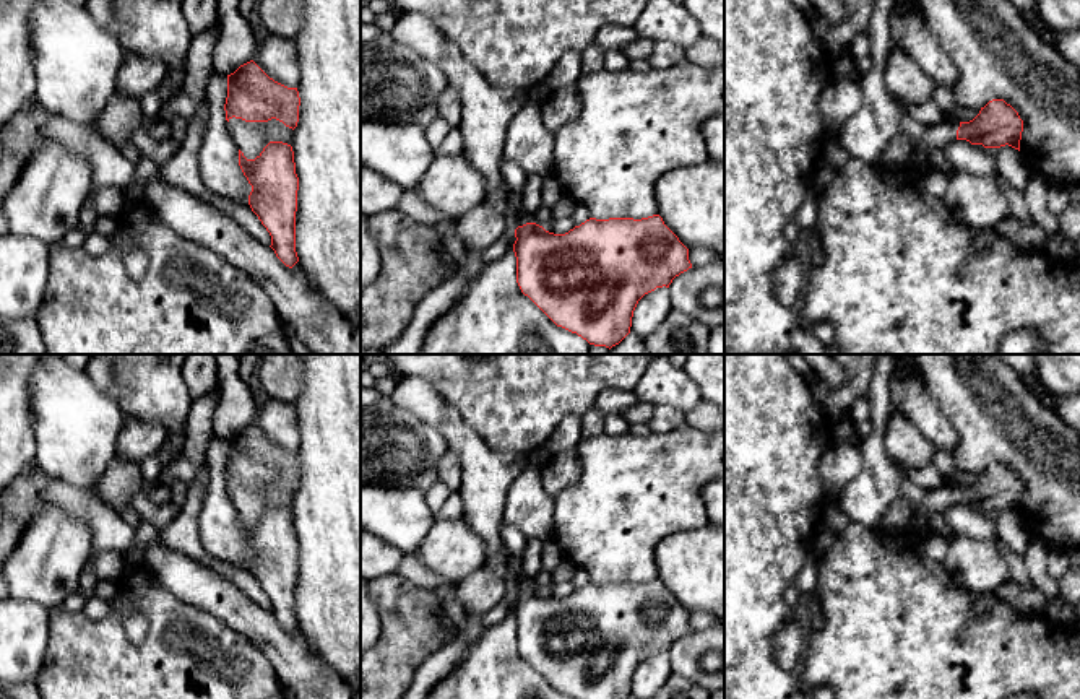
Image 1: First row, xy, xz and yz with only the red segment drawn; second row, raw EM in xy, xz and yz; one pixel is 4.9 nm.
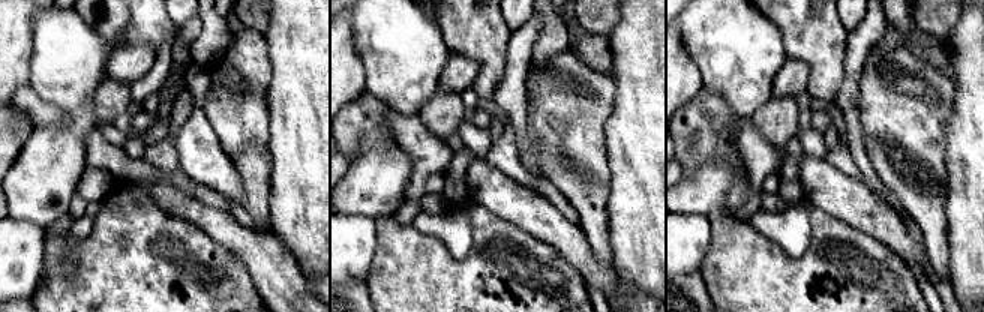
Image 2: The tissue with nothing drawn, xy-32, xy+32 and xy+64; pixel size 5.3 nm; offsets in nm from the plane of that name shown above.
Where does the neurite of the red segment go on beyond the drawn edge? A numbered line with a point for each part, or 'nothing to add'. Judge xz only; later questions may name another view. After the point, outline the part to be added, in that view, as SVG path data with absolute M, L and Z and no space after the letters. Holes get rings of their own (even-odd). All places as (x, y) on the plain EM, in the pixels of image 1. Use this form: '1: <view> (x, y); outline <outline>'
1: xz (522, 581); outline M521 569L521 571L518 572L518 575L516 575L516 592L518 592L518 590L523 590L523 588L526 588L526 587L534 587L534 582L533 582L533 579L529 579L529 577L525 574L525 571Z

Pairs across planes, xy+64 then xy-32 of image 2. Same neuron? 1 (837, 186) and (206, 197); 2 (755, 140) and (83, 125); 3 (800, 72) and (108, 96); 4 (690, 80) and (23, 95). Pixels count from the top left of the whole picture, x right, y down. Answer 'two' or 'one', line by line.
1: two
2: two
3: two
4: two

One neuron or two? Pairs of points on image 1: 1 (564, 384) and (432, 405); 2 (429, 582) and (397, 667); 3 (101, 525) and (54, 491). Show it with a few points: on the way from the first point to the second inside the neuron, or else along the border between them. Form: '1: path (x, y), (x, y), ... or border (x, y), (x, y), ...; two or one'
1: border (419, 377), (424, 377), (475, 429); two
2: border (395, 574), (431, 590); two
3: path (90, 514), (77, 501), (65, 496); one

